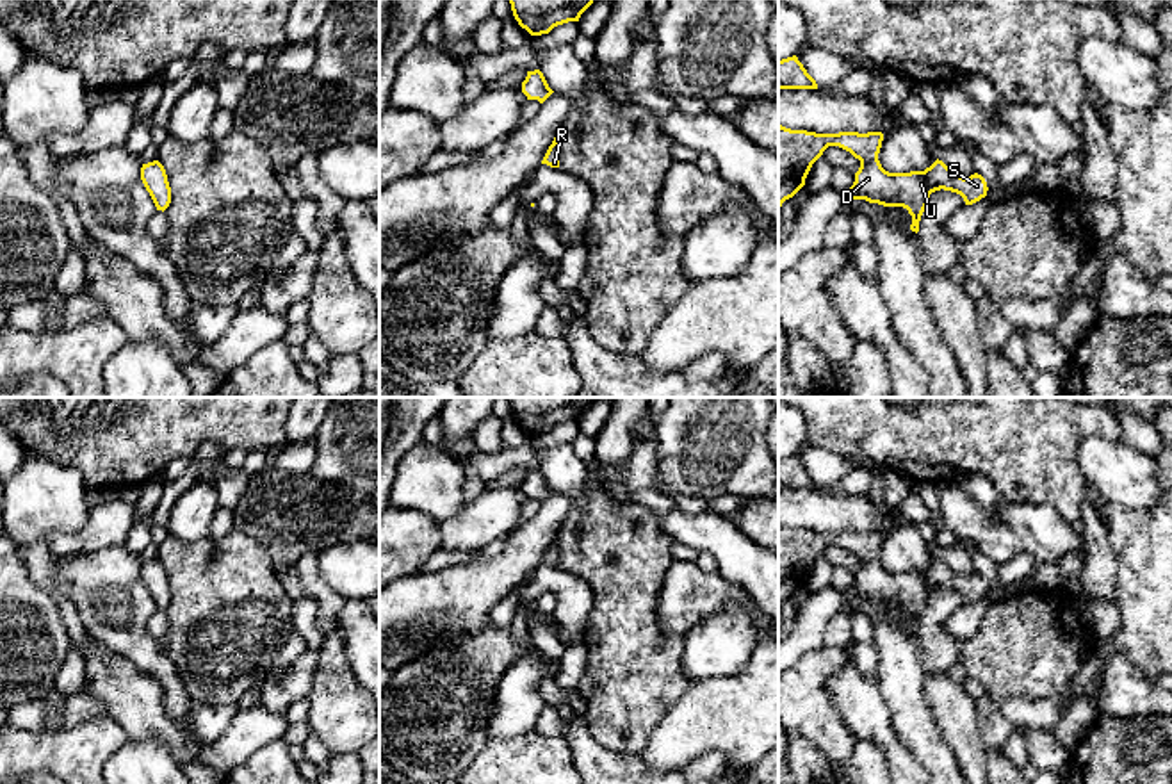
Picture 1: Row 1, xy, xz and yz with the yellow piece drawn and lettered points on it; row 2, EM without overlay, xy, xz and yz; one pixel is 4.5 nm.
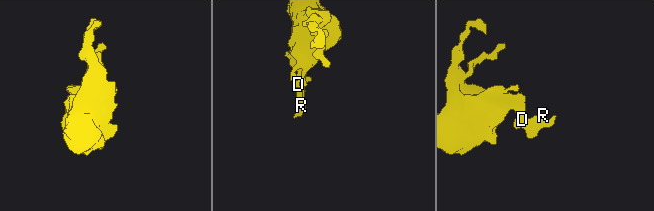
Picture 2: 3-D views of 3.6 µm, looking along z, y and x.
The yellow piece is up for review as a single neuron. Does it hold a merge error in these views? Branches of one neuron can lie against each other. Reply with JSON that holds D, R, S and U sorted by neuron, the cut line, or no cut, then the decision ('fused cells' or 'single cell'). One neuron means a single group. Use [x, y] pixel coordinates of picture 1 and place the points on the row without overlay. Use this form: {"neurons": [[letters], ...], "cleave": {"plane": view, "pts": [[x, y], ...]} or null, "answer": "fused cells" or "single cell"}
{"neurons": [["D", "R", "S", "U"]], "cleave": null, "answer": "single cell"}

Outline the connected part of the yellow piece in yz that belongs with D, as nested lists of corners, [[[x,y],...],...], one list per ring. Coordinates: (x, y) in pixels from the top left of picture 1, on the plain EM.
[[[778,524],[778,609],[785,599],[805,584],[812,563],[828,545],[839,545],[860,559],[855,581],[846,595],[883,606],[907,608],[912,615],[910,629],[916,633],[932,592],[940,588],[956,592],[965,604],[987,595],[989,586],[981,574],[974,572],[964,577],[939,558],[924,570],[885,570],[878,559],[882,540],[882,531],[816,533]]]

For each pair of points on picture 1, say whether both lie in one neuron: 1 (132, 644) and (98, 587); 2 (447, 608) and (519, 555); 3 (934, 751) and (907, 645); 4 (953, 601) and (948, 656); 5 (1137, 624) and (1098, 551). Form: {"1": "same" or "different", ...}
{"1": "same", "2": "same", "3": "same", "4": "same", "5": "different"}

